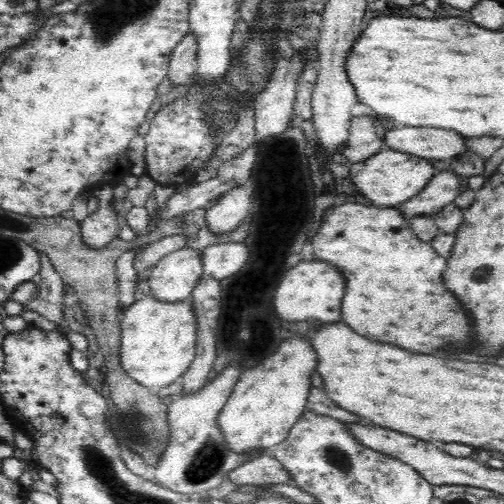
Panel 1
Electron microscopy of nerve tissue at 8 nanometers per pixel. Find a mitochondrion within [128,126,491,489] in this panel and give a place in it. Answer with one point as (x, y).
(209, 457)

